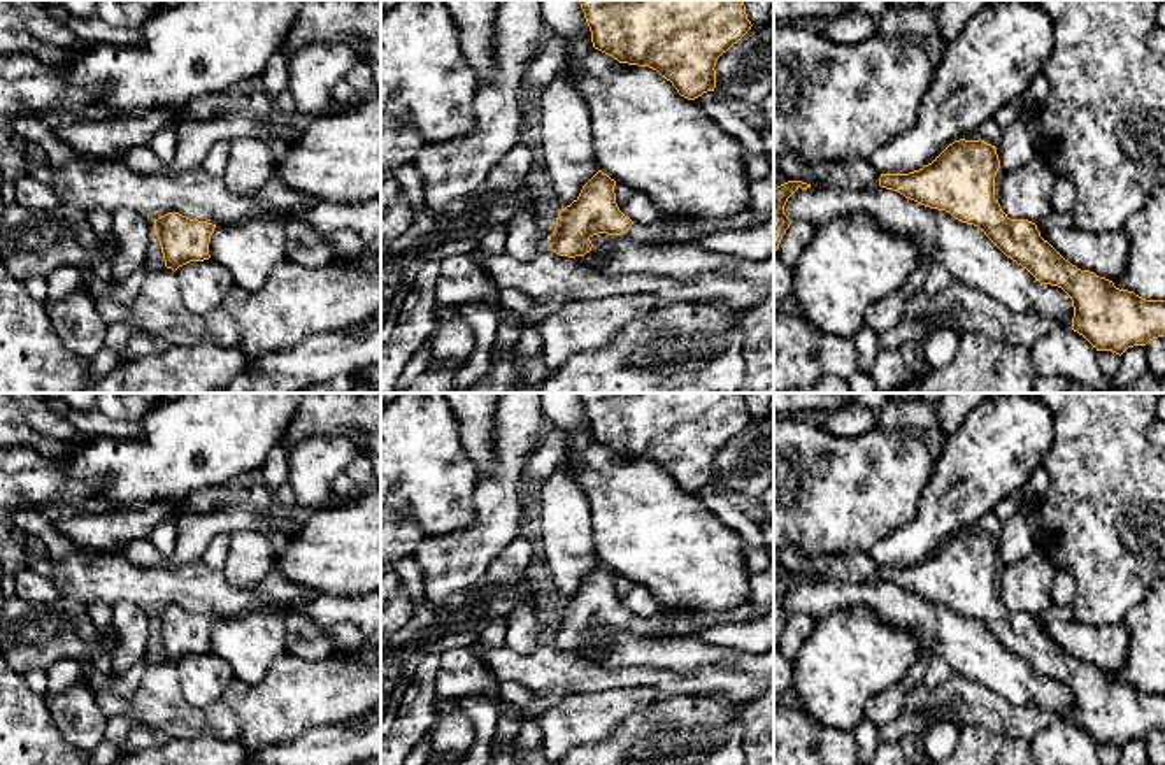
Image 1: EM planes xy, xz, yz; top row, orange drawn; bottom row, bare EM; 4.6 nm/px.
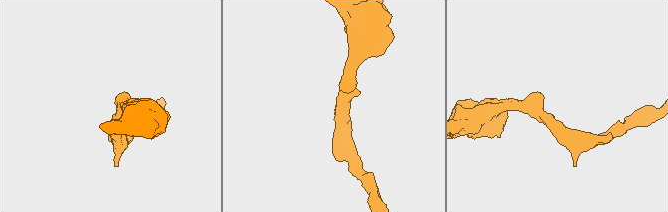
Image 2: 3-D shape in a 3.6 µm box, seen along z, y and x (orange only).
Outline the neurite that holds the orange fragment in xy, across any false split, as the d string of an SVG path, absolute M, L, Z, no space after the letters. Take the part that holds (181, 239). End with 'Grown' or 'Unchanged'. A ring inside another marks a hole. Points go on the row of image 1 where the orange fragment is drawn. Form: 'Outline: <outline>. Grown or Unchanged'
Outline: M168 212L154 219L165 267L174 272L189 263L209 260L209 242L216 225Z. Unchanged

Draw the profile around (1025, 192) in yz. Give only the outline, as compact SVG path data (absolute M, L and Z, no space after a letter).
M1037 153L1026 165L1009 172L1002 181L1000 207L1011 219L1039 225L1053 212L1051 191L1056 174Z

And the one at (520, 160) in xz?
M523 140L509 149L509 153L491 168L482 189L504 189L512 182L523 181L537 167L535 156Z

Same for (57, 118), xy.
M91 107L81 114L53 111L53 112L40 116L40 119L53 128L67 126L67 125L72 125L77 121L82 121L82 123L104 121L109 118L112 118L112 116L104 107Z

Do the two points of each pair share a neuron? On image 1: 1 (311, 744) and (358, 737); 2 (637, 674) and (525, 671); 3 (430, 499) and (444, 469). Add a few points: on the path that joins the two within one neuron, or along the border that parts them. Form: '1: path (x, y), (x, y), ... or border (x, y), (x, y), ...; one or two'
1: path (323, 744), (346, 744); one
2: path (609, 678), (553, 672); one
3: path (432, 492), (432, 481), (437, 476); one

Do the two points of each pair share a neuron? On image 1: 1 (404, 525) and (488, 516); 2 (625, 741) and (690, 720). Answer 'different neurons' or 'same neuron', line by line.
1: different neurons
2: same neuron

